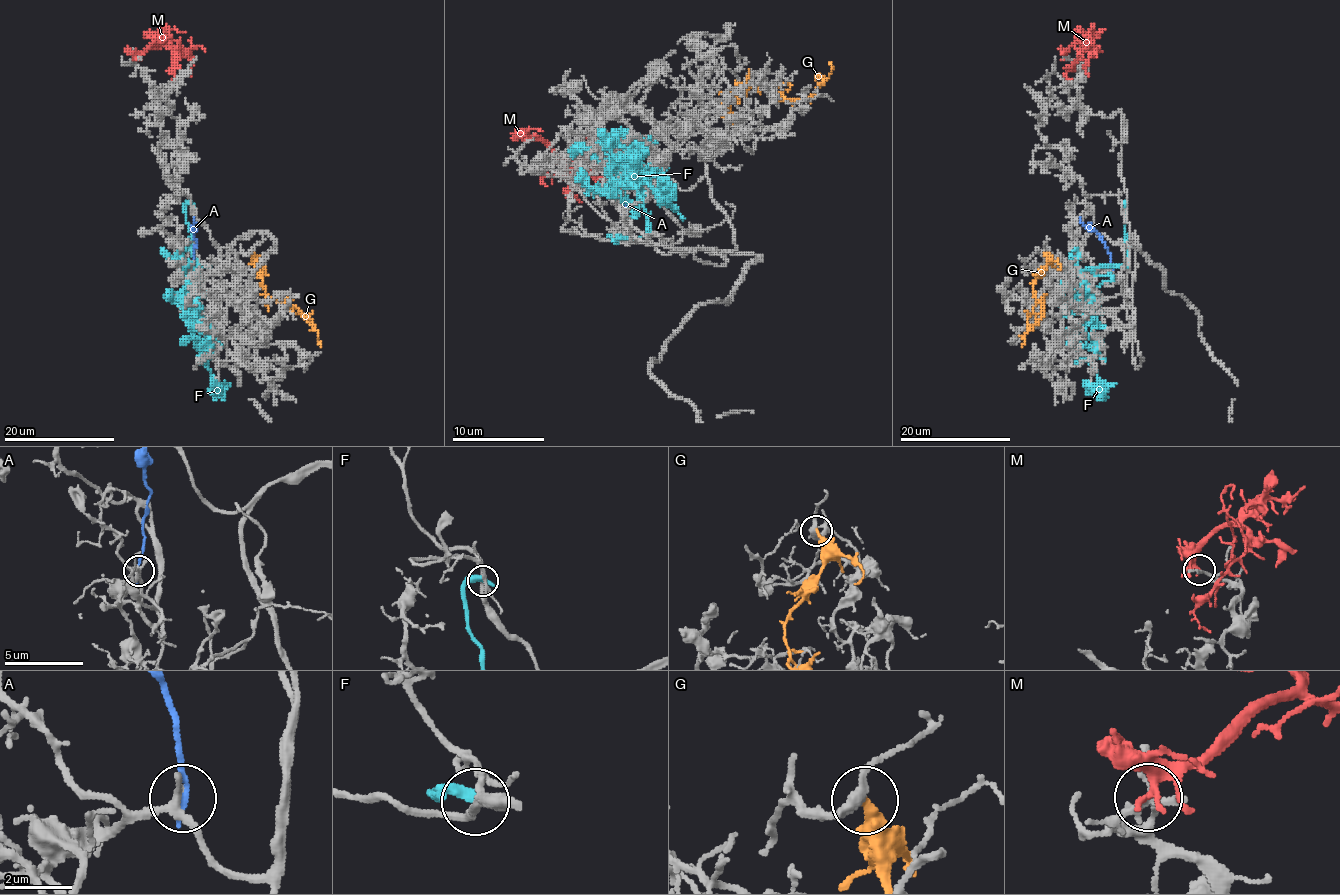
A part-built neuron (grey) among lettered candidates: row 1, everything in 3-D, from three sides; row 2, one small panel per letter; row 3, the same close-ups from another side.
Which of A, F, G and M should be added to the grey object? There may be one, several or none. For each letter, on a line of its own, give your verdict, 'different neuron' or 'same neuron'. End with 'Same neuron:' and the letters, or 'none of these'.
A: different neuron
F: different neuron
G: different neuron
M: different neuron
Same neuron: none of these

